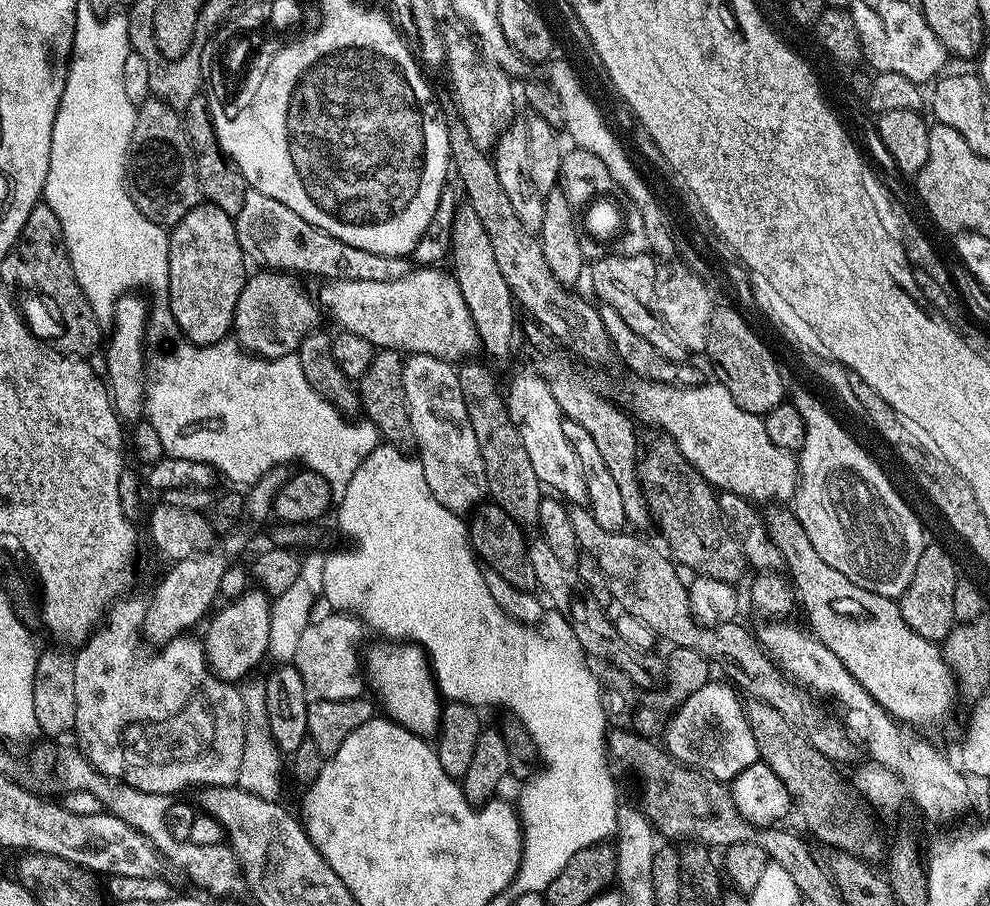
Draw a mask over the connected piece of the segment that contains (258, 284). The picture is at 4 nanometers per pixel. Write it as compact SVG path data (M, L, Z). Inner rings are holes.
M264 271L266 272L254 277L250 276L237 296L233 310L232 334L233 337L236 336L235 341L243 351L261 359L276 359L297 351L304 337L304 326L314 326L314 310L305 294L290 285L293 280L291 275ZM244 296L252 296L250 310L245 310L247 303Z

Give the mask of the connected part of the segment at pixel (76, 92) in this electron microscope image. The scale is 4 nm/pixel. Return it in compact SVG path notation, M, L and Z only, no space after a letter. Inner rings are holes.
M77 3L68 77L64 79L64 89L50 134L48 170L46 182L42 186L42 200L50 206L50 210L54 210L54 214L58 214L74 278L89 301L110 296L119 288L131 290L138 282L155 279L162 272L161 225L150 222L136 209L126 183L128 143L130 134L134 134L138 111L122 82L122 65L126 63L129 50L128 18L123 11L103 20L90 5Z

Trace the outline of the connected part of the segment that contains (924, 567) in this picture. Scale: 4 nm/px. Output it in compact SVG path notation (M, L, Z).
M929 543L925 546L918 558L918 570L914 570L910 586L898 600L902 618L906 618L906 626L927 640L946 641L957 623L954 618L954 586L957 579L955 562L938 545Z

